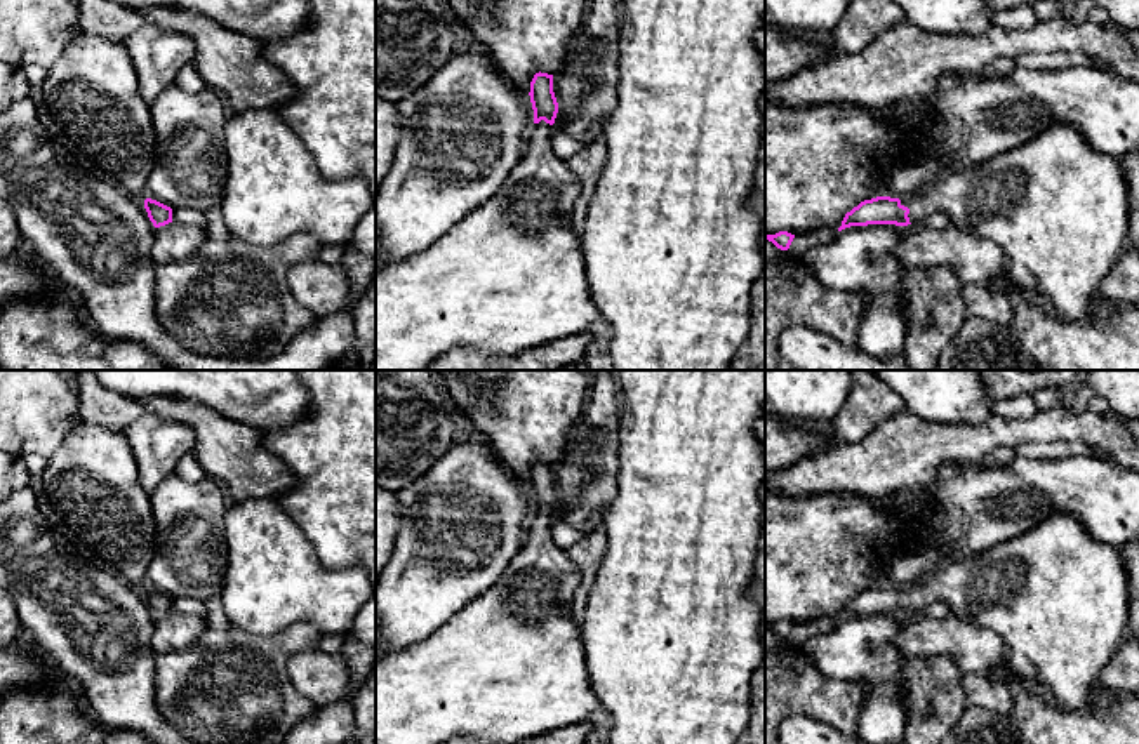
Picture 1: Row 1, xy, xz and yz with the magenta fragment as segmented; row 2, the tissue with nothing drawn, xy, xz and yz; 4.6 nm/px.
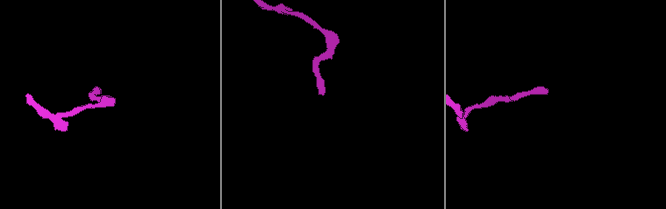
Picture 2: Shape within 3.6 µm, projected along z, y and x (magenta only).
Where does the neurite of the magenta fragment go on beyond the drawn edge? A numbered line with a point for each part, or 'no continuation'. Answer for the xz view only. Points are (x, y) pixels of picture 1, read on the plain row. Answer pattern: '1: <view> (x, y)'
1: xz (510, 666)

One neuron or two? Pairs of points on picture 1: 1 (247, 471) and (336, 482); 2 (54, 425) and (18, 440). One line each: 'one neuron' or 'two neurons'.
1: two neurons
2: one neuron

